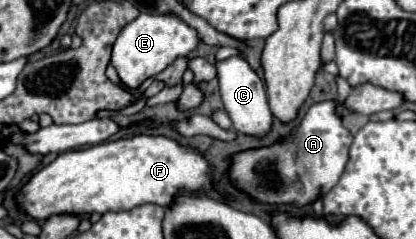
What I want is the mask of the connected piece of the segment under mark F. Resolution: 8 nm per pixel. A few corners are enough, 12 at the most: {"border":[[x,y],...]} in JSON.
{"border":[[137,134],[59,154],[17,200],[53,214],[169,206],[207,160]]}

